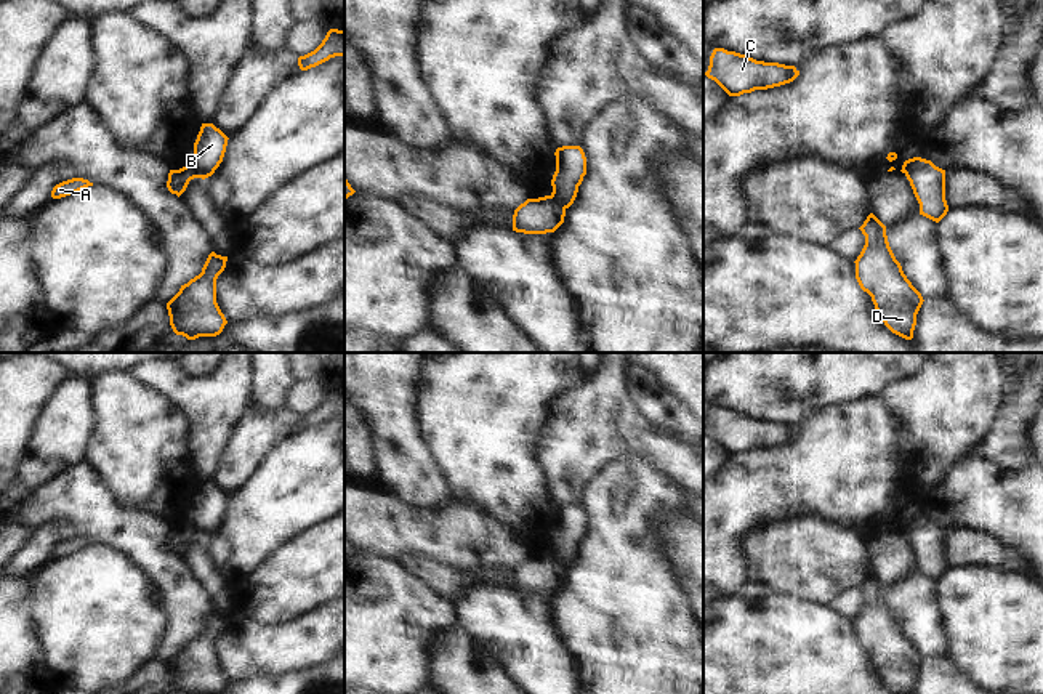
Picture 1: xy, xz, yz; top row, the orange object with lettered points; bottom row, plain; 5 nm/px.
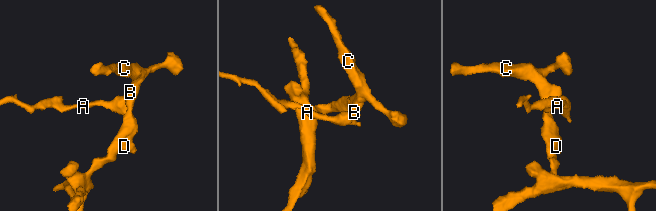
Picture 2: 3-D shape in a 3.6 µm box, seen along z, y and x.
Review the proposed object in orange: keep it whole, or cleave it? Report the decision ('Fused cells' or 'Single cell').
Fused cells.

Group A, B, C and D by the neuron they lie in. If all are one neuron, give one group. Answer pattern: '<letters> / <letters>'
A / B C D

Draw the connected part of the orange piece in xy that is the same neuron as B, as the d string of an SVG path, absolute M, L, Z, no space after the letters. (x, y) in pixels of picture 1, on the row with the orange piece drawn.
M202 123L194 143L194 160L191 162L202 180L211 176L223 162L228 139L213 123Z

